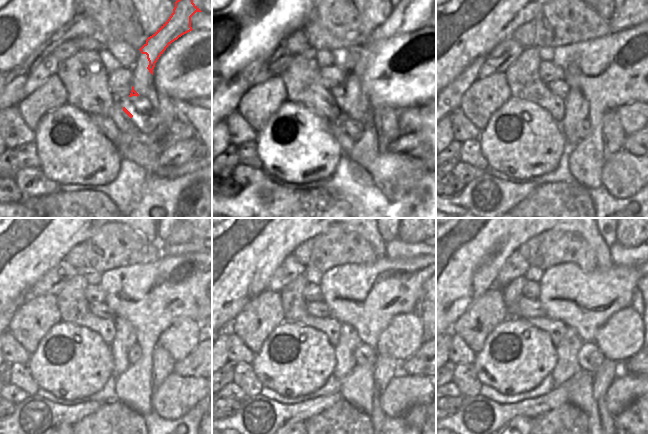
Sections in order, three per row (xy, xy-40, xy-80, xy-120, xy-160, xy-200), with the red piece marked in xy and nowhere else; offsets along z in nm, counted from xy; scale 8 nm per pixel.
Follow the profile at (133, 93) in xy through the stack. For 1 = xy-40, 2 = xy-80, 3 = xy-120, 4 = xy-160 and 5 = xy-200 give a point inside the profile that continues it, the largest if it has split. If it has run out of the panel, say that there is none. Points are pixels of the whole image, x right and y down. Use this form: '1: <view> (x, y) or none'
1: xy-40 (353, 103)
2: xy-80 (576, 106)
3: xy-120 (125, 335)
4: xy-160 (349, 339)
5: xy-200 (567, 365)

